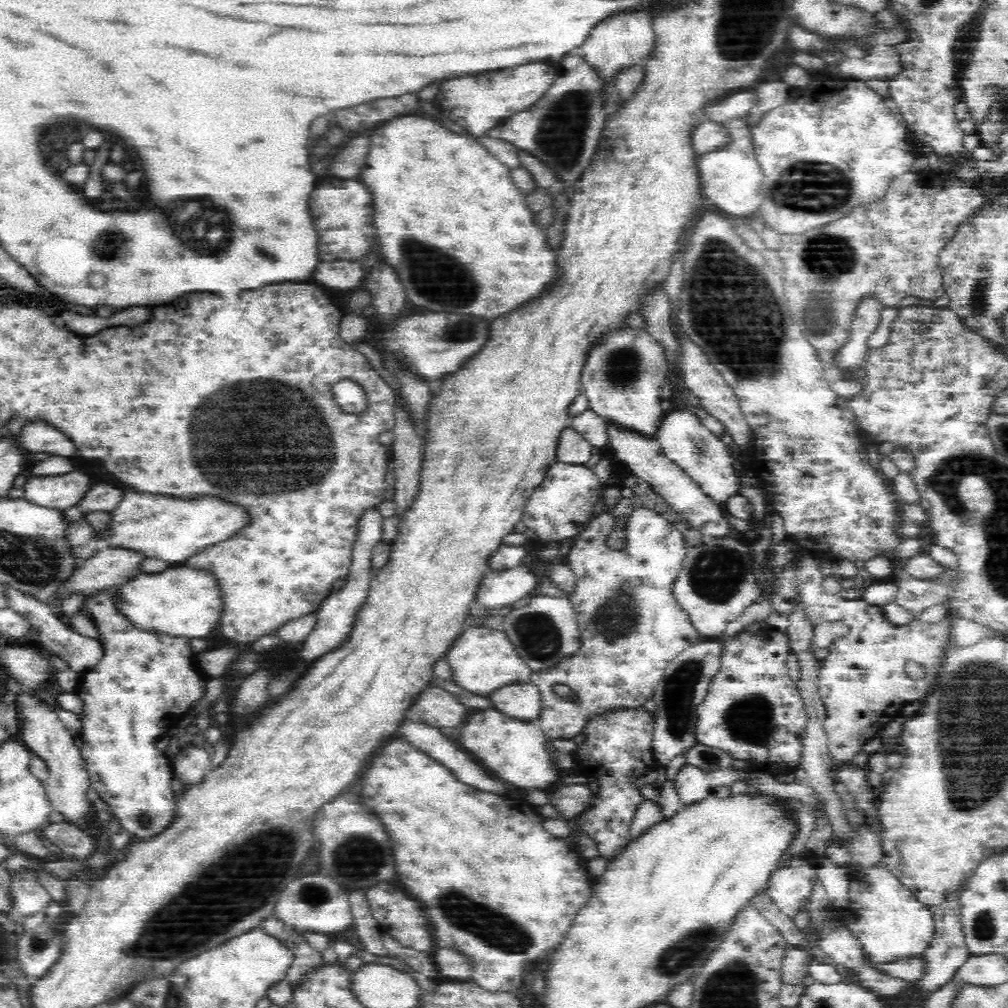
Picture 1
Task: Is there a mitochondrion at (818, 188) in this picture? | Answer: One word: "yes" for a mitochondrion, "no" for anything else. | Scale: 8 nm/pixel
yes

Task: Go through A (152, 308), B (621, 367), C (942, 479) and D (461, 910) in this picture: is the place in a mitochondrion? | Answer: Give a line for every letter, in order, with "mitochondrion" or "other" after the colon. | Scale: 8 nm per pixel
A: other
B: mitochondrion
C: mitochondrion
D: mitochondrion

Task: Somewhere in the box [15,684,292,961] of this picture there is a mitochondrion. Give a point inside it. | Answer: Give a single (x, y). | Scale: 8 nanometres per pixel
(34, 946)

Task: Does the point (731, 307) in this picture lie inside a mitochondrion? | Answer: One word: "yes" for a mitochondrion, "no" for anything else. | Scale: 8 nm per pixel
yes

